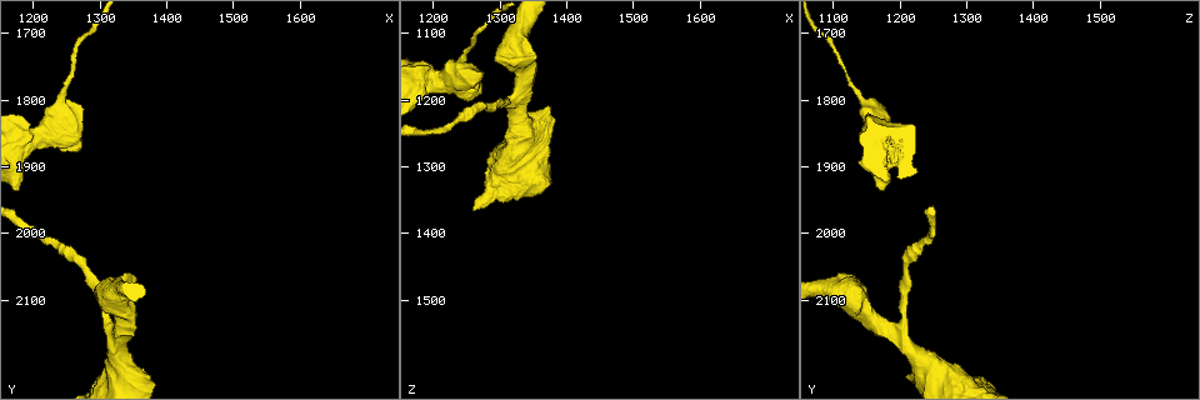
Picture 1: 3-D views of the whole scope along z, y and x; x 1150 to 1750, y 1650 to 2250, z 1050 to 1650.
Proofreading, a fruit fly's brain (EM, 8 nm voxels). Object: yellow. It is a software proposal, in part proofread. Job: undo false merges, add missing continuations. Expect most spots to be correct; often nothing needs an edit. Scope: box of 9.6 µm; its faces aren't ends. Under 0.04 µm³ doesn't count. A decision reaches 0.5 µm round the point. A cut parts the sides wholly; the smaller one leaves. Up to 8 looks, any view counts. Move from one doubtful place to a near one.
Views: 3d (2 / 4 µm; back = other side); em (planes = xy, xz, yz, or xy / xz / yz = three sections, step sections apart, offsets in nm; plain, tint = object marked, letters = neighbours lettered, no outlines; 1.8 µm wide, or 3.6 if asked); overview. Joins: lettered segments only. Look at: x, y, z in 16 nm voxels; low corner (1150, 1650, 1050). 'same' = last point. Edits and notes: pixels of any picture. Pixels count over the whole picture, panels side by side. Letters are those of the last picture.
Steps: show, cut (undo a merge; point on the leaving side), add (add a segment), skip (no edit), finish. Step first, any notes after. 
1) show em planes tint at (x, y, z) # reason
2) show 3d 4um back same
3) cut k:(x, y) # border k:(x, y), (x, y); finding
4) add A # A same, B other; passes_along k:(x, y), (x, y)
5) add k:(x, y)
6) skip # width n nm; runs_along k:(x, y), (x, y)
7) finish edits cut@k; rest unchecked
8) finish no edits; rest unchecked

show 3d 2um at (1245, 1785, 1130) # calibre changes

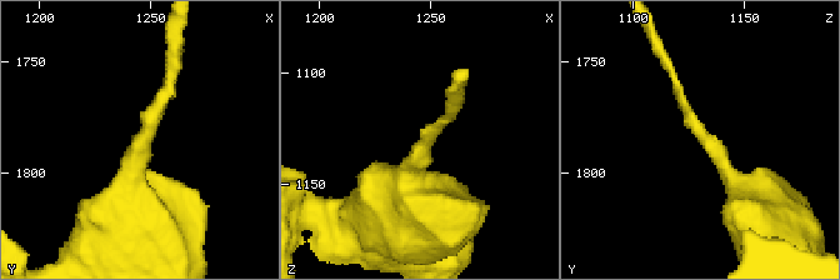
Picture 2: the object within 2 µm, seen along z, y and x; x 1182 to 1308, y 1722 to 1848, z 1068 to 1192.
show em planes tint at (1248, 1784, 1133)

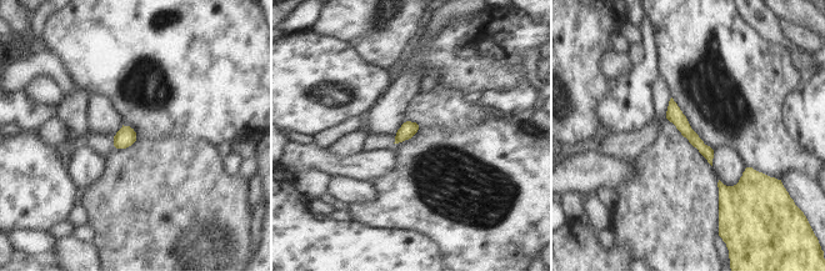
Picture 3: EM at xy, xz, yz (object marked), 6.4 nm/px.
show em planes letters same

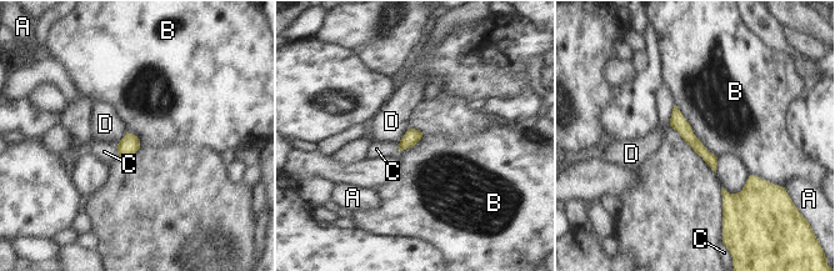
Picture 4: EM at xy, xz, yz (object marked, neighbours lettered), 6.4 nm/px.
skip # A other, B other, C other, D other; all the same neuron

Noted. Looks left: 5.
show 3d 4um at (1265, 1875, 1185)

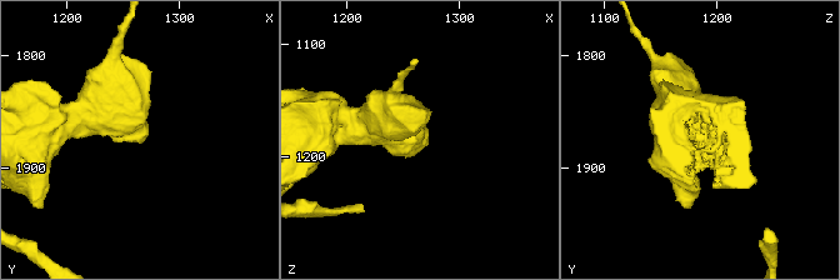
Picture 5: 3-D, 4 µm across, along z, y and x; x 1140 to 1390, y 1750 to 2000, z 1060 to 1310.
show em planes letters at (1270, 1876, 1186)

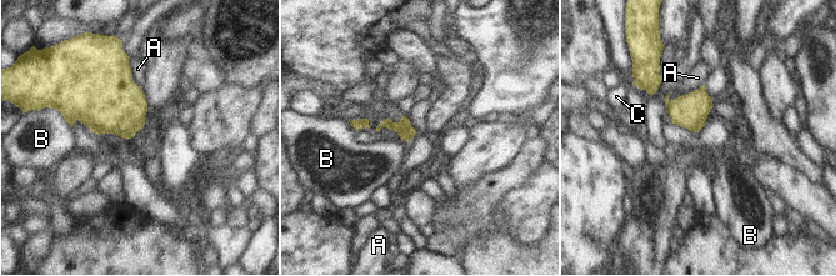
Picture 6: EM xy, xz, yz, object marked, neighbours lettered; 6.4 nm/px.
skip # A other, B other, C other; none of them fits

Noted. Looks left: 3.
show 3d 2um back at (1325, 2155, 1205) # thick turns thin

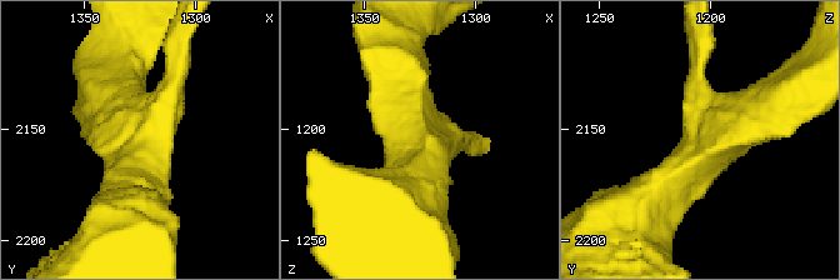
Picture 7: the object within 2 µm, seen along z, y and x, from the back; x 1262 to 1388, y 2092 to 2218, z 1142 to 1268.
show em xz step 8 tint at (1326, 2158, 1204) # arms 3; arm_widths 170, 380, 550 nm

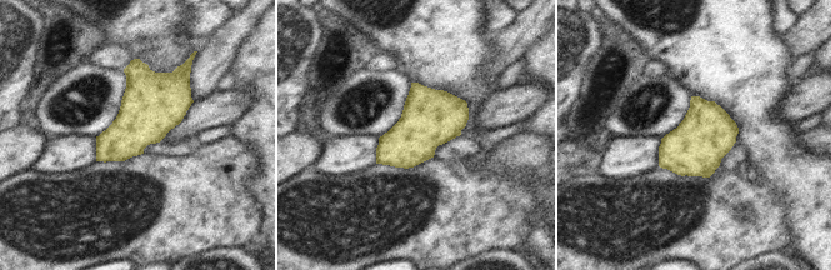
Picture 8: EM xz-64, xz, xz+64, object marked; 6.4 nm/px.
show em xy step 8 letters same # cut it another way

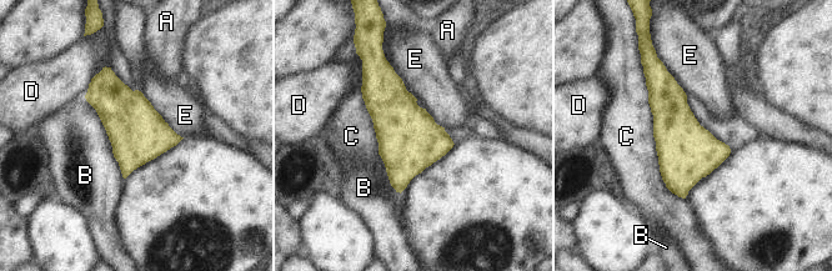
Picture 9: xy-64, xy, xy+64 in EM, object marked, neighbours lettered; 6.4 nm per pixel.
skip # A other, B other, C other, D other, E other; border 9:(84, 96), (105, 130), (124, 179); all the same neuron

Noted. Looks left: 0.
finish no edits; rest unchecked

